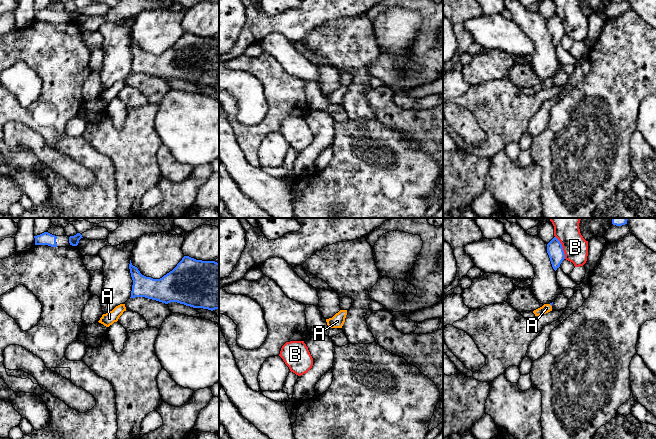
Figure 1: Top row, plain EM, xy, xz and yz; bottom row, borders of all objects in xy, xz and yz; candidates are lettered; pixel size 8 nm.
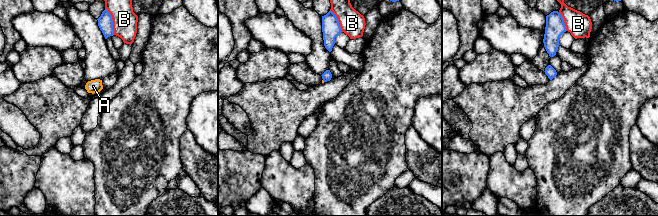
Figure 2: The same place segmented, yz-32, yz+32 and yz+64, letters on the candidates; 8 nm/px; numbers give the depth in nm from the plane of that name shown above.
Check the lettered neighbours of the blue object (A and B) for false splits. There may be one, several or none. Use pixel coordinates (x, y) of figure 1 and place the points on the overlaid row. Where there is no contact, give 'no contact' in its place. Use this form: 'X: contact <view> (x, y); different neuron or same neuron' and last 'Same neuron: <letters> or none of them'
A: no contact; same neuron
B: contact yz (562, 247); different neuron
Same neuron: A

